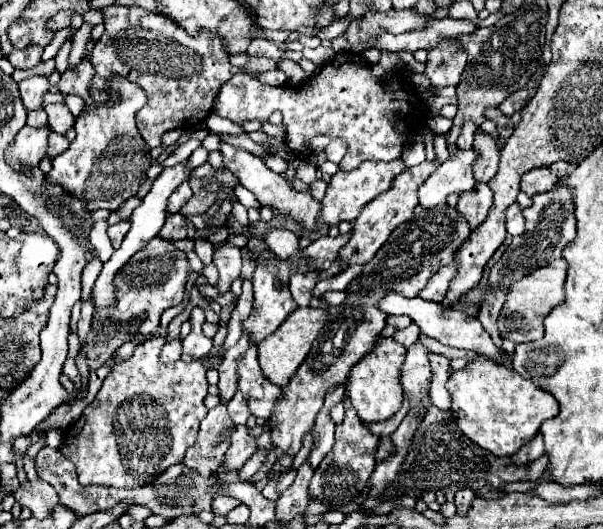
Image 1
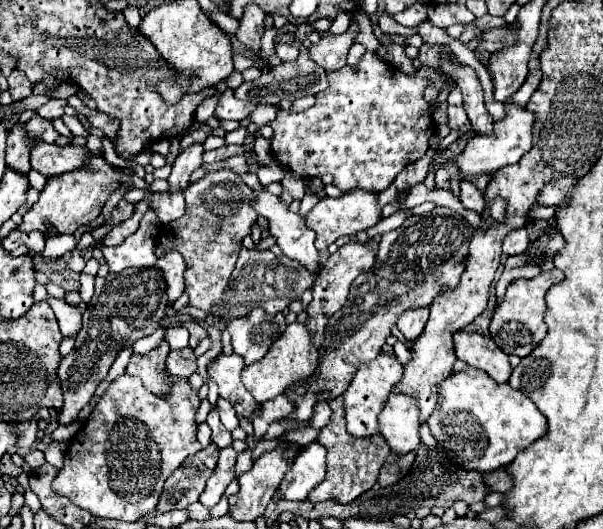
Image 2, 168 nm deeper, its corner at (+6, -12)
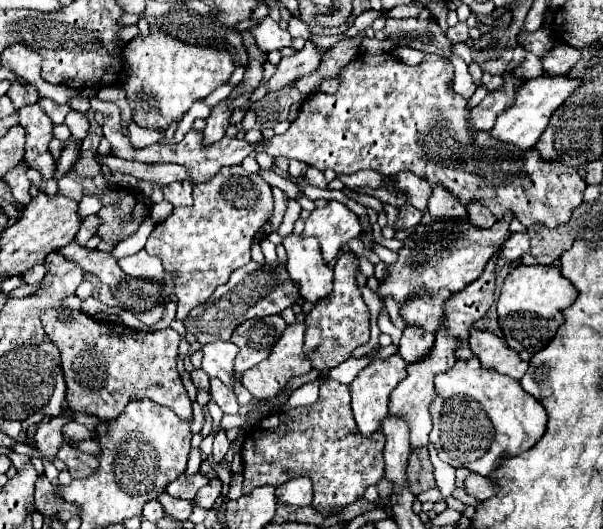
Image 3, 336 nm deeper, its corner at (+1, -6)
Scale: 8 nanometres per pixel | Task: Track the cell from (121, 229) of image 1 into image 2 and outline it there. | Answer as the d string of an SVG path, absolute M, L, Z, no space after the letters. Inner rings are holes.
M147 212L143 216L143 224L135 234L131 234L127 240L123 240L117 246L99 246L105 262L109 264L111 272L121 272L125 268L137 266L137 268L149 268L155 264L155 238L159 234L159 220L155 212Z

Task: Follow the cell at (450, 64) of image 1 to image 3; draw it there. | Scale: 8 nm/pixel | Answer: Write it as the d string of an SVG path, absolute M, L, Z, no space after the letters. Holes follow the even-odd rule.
M364 54L356 60L352 60L350 66L344 66L340 76L342 76L342 82L340 82L338 92L312 94L310 98L306 98L306 102L302 102L300 114L290 124L288 132L255 144L251 144L245 139L240 140L225 136L218 142L205 146L203 132L190 130L182 142L178 142L178 144L164 144L164 146L154 144L154 146L148 146L142 150L134 150L129 138L122 133L120 108L112 102L99 100L97 89L94 89L94 94L90 96L90 104L92 104L92 108L96 108L96 112L102 114L104 136L112 144L112 152L116 156L126 158L126 160L150 162L150 164L182 164L188 168L190 180L194 184L208 182L212 176L218 174L218 170L222 166L240 165L244 158L254 151L266 152L272 158L284 156L284 158L300 160L300 162L306 162L308 166L314 166L322 172L332 168L336 174L354 174L358 170L370 168L370 170L376 170L376 172L392 178L404 170L410 170L416 176L426 178L430 186L442 184L464 206L478 200L496 218L502 218L504 212L514 210L514 216L524 226L544 224L548 228L556 228L560 224L566 224L570 220L572 210L582 204L586 182L578 176L578 172L572 166L562 166L558 162L546 162L536 152L536 148L518 150L516 146L506 146L504 142L498 142L498 138L490 138L490 132L470 130L468 100L458 96L452 90L454 72L452 72L452 64L446 62L446 58L426 54L426 58L418 66L406 66L404 62L394 58L392 54L388 54L388 56L386 54L382 54L382 56Z

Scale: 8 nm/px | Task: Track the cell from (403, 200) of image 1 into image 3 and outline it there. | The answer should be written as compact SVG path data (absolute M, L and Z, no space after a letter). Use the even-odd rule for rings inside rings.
M340 254L334 266L332 294L326 300L316 302L312 312L306 314L304 354L310 358L312 368L316 368L320 376L328 376L328 370L348 360L358 346L368 344L370 340L370 312L356 286L356 268L358 268L358 260L352 254Z

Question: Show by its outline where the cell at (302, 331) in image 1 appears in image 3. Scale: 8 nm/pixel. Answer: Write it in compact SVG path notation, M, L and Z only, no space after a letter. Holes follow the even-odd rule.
M302 322L288 324L286 330L282 332L282 338L276 342L274 350L270 352L270 356L268 356L262 364L258 364L258 366L254 366L254 368L250 368L250 370L246 370L246 372L242 374L242 384L244 384L244 388L246 388L256 400L270 400L270 398L274 398L274 396L286 386L286 382L288 382L290 378L308 374L308 372L312 370L312 364L310 364L310 360L308 360L308 358L304 356L304 352L302 352L302 342L304 342L304 324L302 324Z

